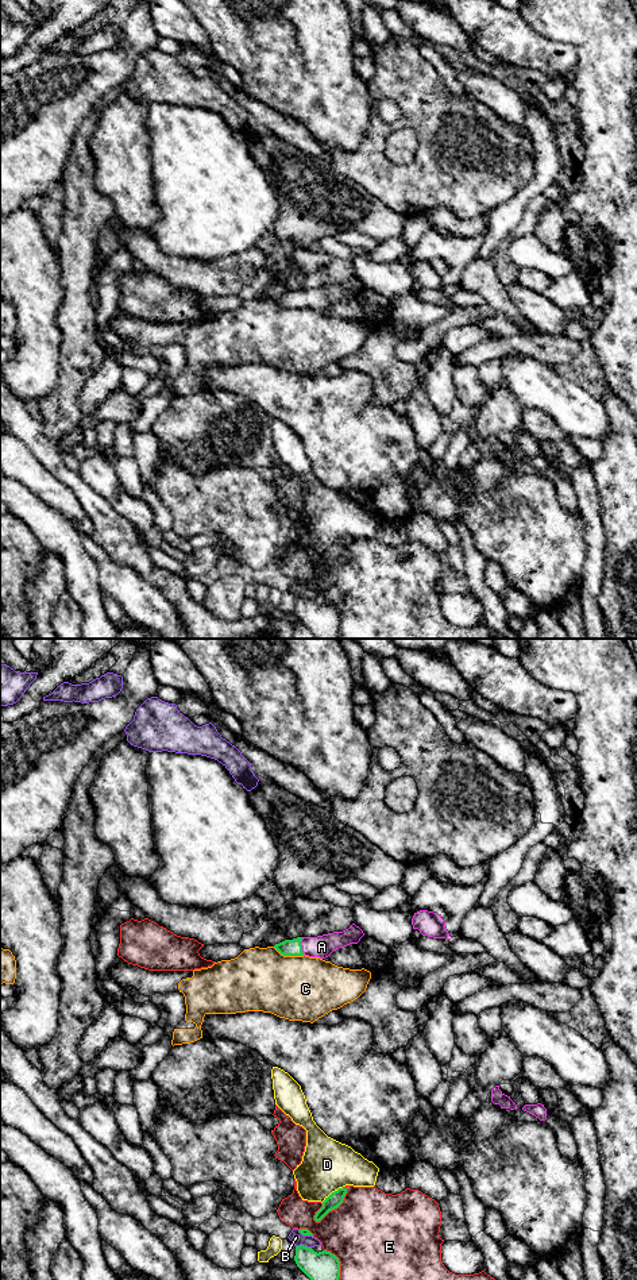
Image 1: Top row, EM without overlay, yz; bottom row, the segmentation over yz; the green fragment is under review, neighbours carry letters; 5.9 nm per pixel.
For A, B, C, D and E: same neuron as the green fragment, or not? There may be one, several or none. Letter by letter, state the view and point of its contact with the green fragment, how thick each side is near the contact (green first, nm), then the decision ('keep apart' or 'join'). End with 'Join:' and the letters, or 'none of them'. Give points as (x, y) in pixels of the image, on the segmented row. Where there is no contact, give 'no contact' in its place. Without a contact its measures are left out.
A: meets green in yz at (301, 945); 100 nm thick on the green side, 130 nm on the other; join
B: meets green in yz at (302, 1245); 170 nm thick on the green side, 80 nm on the other; keep apart
C: meets green in yz at (289, 955); 100 nm thick on the green side, 380 nm on the other; keep apart
D: meets green in yz at (332, 1192); 90 nm thick on the green side, 300 nm on the other; keep apart
E: meets green in yz at (336, 1207); 90 nm thick on the green side, 480 nm on the other; keep apart
Join: A

